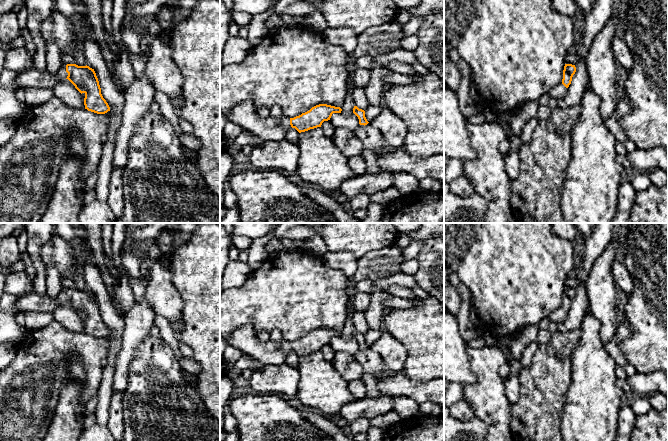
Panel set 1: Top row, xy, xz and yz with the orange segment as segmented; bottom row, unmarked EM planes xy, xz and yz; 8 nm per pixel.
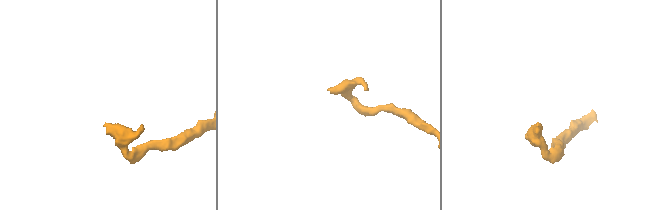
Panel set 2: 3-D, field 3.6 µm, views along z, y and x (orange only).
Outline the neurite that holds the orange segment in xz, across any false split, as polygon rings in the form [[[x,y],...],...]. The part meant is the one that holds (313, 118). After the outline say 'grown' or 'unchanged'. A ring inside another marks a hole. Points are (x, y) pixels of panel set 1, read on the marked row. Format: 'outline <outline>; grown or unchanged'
outline [[[250,98],[234,106],[232,111],[224,116],[227,121],[239,125],[243,130],[264,141],[282,141],[286,139],[289,129],[295,128],[301,133],[321,127],[324,121],[330,120],[333,113],[341,113],[341,111],[340,107],[319,104],[294,118],[284,116],[280,119],[262,118],[253,105],[253,99]]]; grown

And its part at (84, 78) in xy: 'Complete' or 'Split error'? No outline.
Split error

